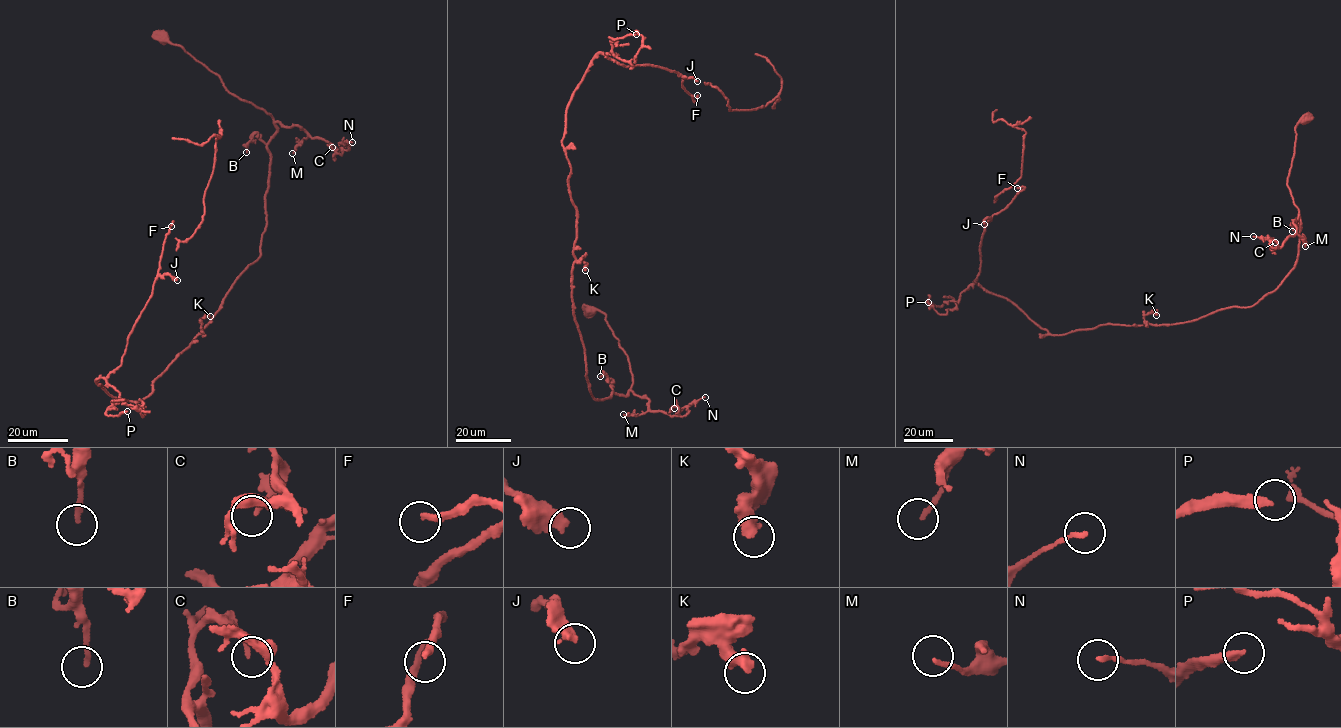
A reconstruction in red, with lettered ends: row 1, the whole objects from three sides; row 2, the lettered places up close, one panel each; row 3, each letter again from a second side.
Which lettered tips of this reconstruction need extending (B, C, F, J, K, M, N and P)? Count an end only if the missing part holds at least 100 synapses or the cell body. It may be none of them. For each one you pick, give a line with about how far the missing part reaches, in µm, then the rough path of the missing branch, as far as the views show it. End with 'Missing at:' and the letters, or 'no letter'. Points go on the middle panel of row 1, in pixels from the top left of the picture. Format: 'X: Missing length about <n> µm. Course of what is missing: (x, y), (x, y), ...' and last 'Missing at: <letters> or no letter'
P: Missing length about 70 µm. Course of what is missing: (636, 34), (656, 36), (668, 51), (691, 59), (699, 65), (718, 89), (738, 101), (734, 119)
Missing at: P

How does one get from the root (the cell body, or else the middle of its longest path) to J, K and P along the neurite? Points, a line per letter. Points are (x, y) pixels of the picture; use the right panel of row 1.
J: (1304, 118), (1287, 181), (1301, 222), (1297, 262), (1251, 306), (1051, 334), (973, 283), (990, 218), (984, 224)
K: (1304, 118), (1295, 127), (1287, 181), (1301, 222), (1294, 268), (1251, 306), (1147, 324), (1144, 316), (1156, 315)
P: (1304, 118), (1287, 181), (1301, 222), (1297, 262), (1251, 306), (1054, 335), (974, 282), (958, 301), (928, 302)

